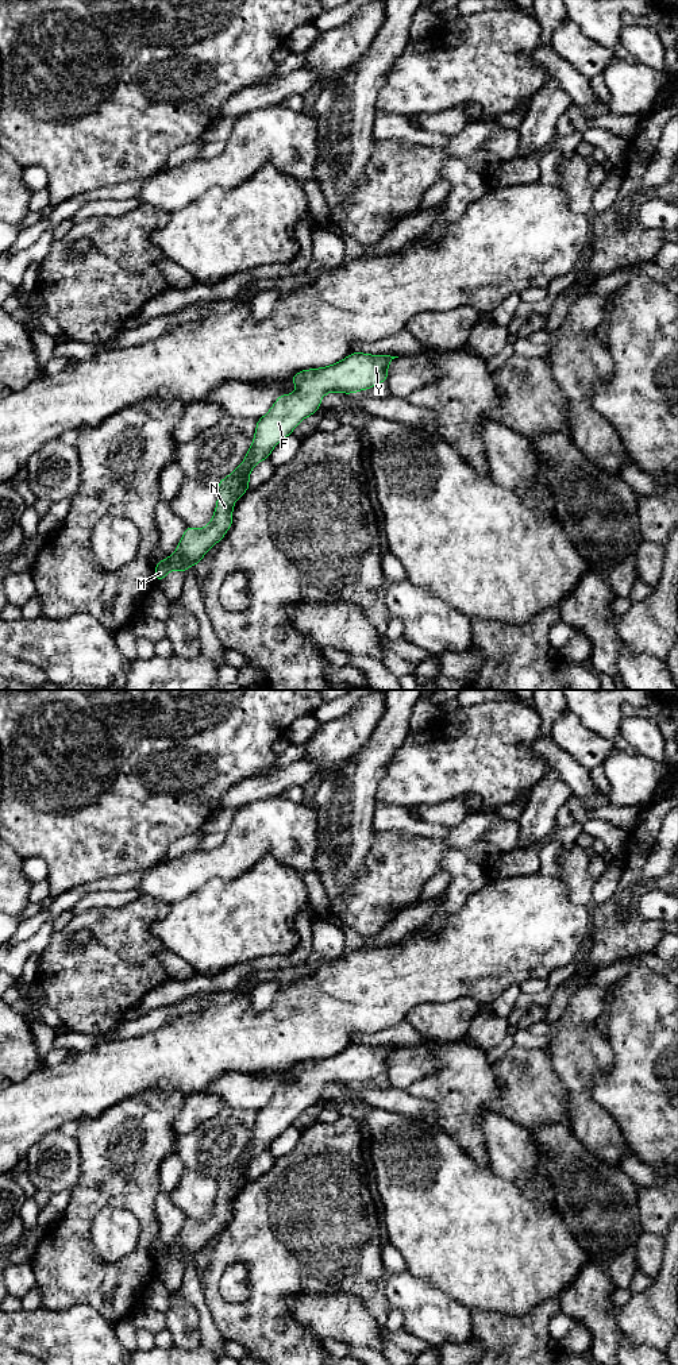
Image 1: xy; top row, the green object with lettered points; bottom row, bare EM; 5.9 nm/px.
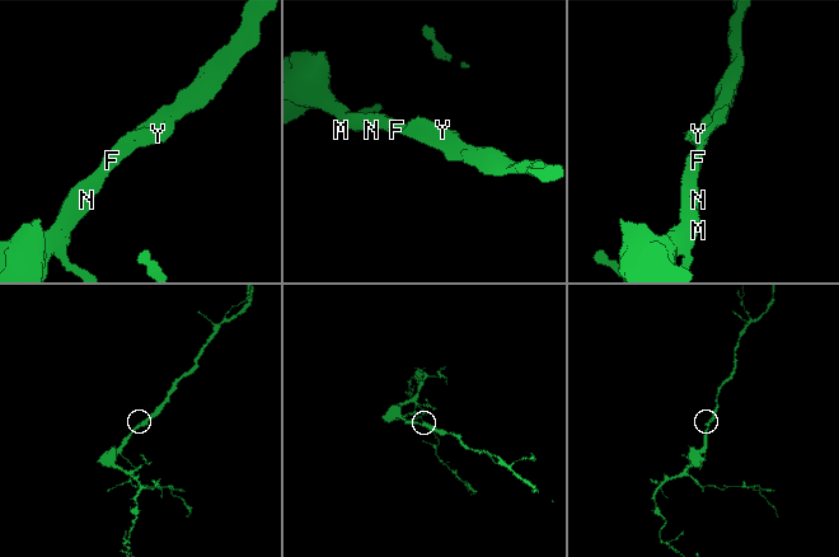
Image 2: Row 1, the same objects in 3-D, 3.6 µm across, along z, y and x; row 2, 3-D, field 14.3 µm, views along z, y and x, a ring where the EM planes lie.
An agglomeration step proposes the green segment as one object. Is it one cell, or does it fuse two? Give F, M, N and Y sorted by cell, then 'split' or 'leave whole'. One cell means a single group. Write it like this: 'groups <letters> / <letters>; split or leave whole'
groups F M N Y; leave whole

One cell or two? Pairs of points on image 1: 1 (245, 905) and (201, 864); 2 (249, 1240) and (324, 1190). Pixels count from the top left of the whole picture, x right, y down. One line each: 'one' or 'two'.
1: two
2: one

